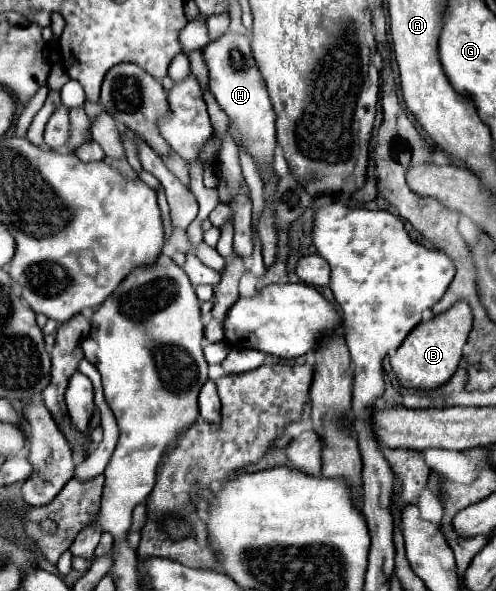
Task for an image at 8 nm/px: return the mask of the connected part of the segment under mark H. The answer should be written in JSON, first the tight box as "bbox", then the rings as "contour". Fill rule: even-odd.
{"bbox":[202,31,276,173],"contour":[[[226,31],[222,37],[210,41],[208,45],[202,47],[202,57],[210,73],[210,91],[214,93],[218,105],[224,109],[224,113],[232,119],[232,123],[238,127],[242,143],[246,151],[252,155],[258,167],[264,169],[264,173],[270,173],[272,165],[272,151],[276,145],[276,135],[274,135],[274,109],[272,101],[268,97],[266,85],[262,75],[258,73],[258,67],[254,65],[252,51],[250,51],[250,41],[248,37],[240,33]],[[238,49],[242,51],[244,57],[244,69],[236,69],[230,59],[230,51]]]}

